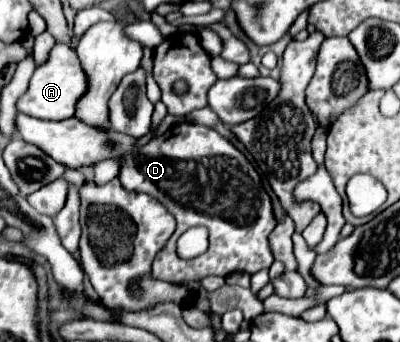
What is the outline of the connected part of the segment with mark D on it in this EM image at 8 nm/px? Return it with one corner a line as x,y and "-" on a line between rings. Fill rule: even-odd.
18,114
16,134
26,142
42,148
58,164
74,170
114,158
120,162
118,178
122,188
128,192
150,194
168,208
168,212
176,218
176,230
162,252
158,252
154,258
154,278
164,282
202,280
210,274
254,274
272,266
268,234
276,226
276,220
270,198
248,158
214,128
180,122
168,128
162,136
150,138
144,146
136,146
134,136
114,132
112,128
96,128
78,118
48,122
-
192,226
208,228
210,248
198,258
182,260
176,254
176,240

